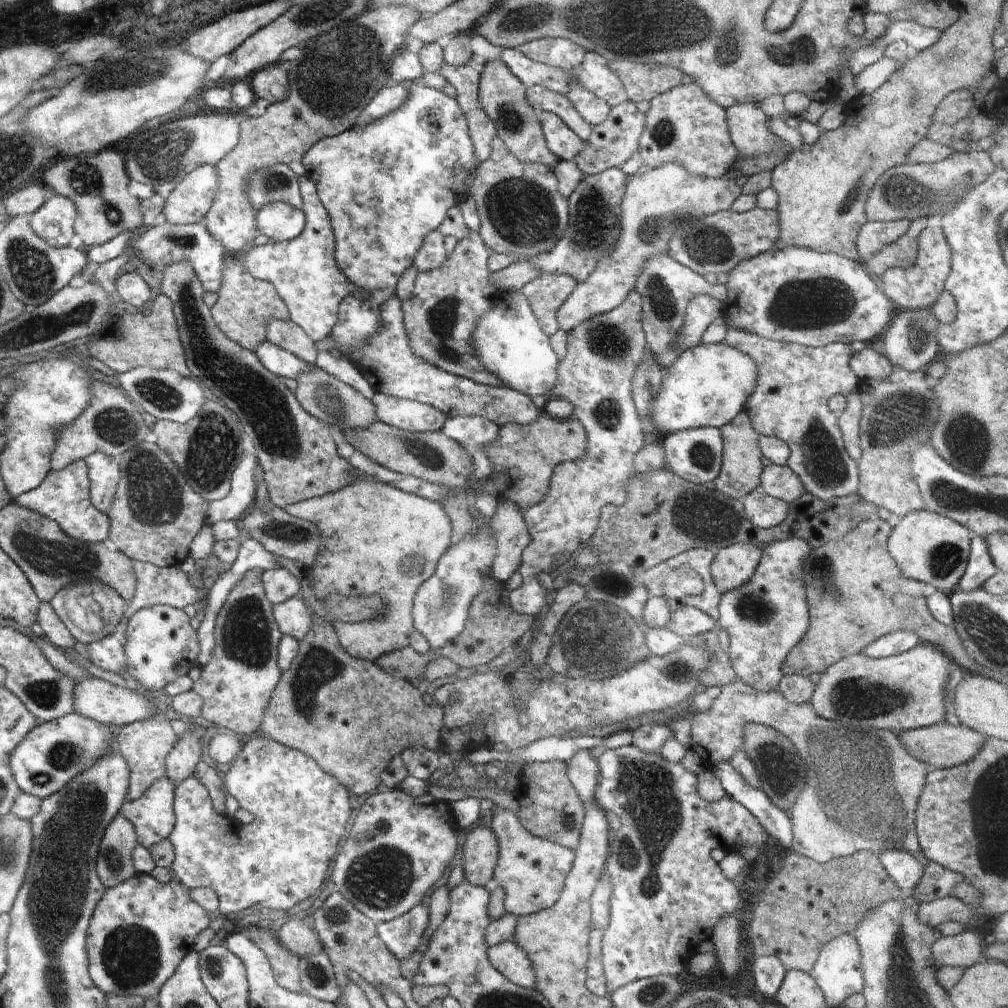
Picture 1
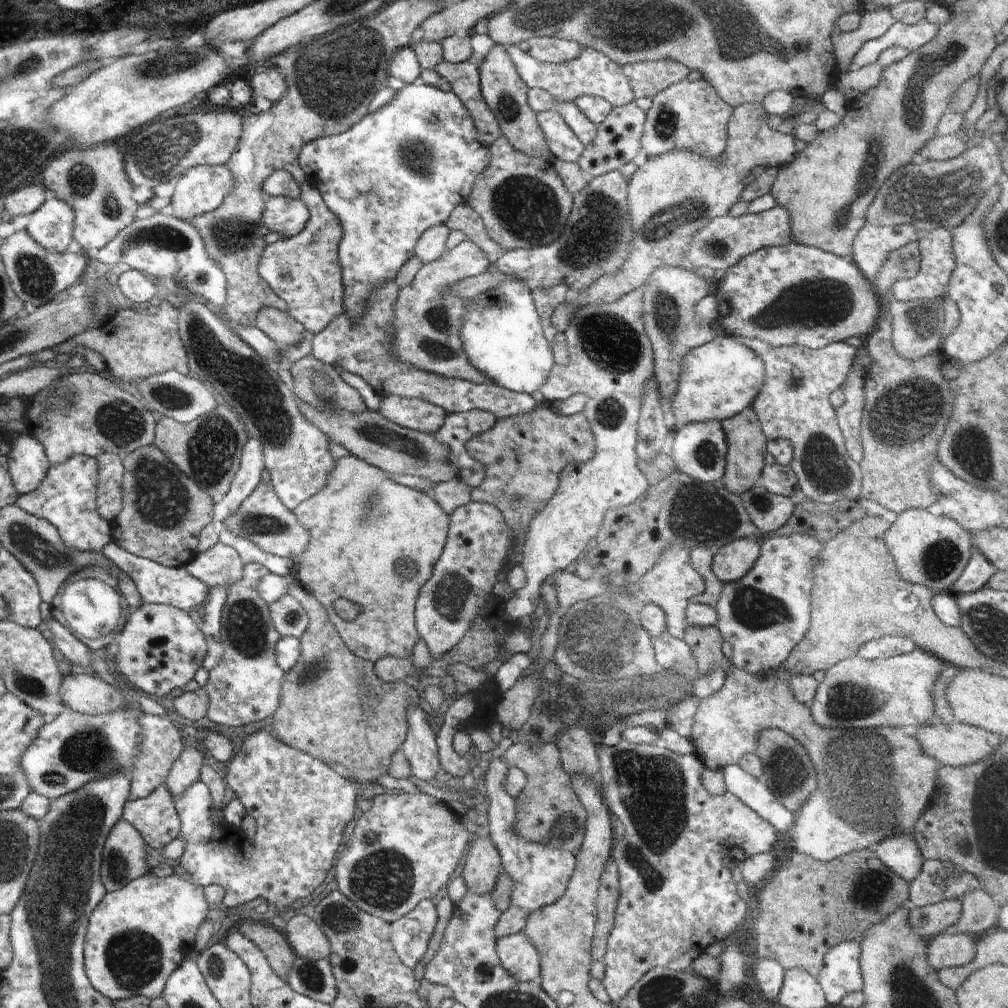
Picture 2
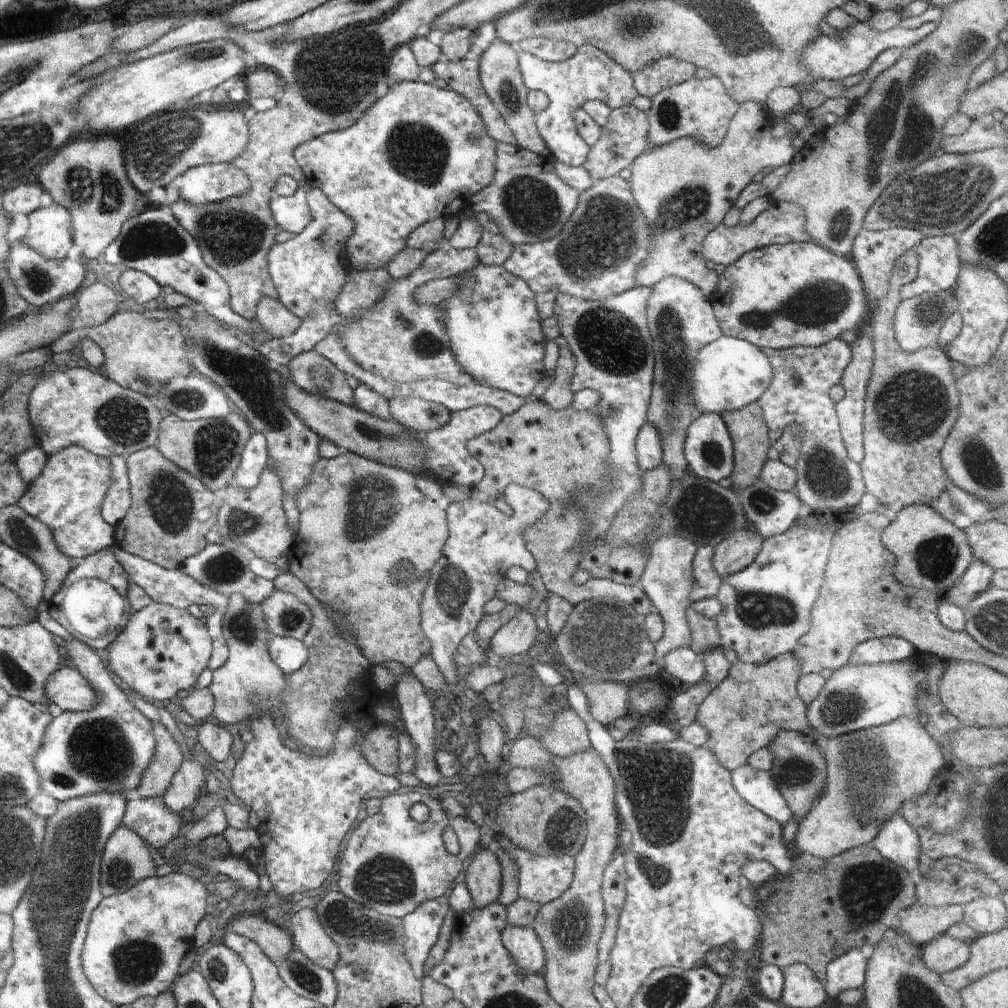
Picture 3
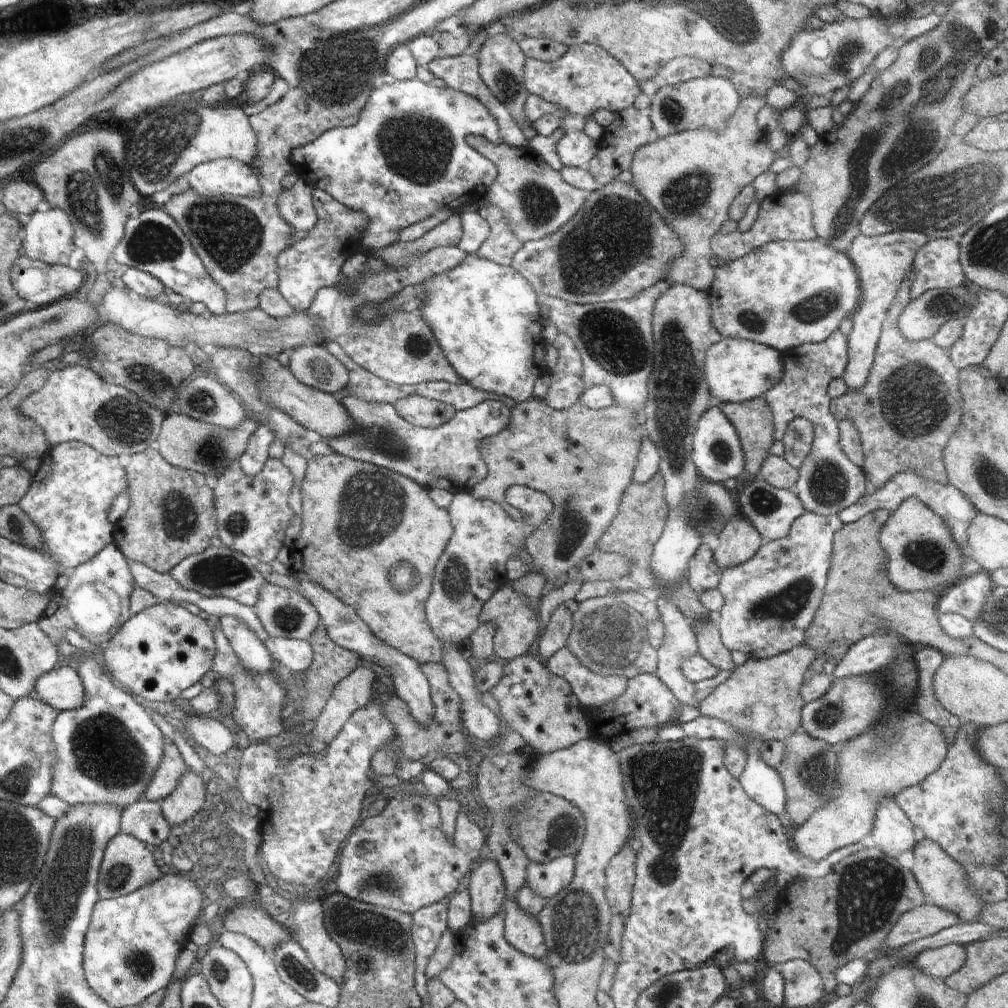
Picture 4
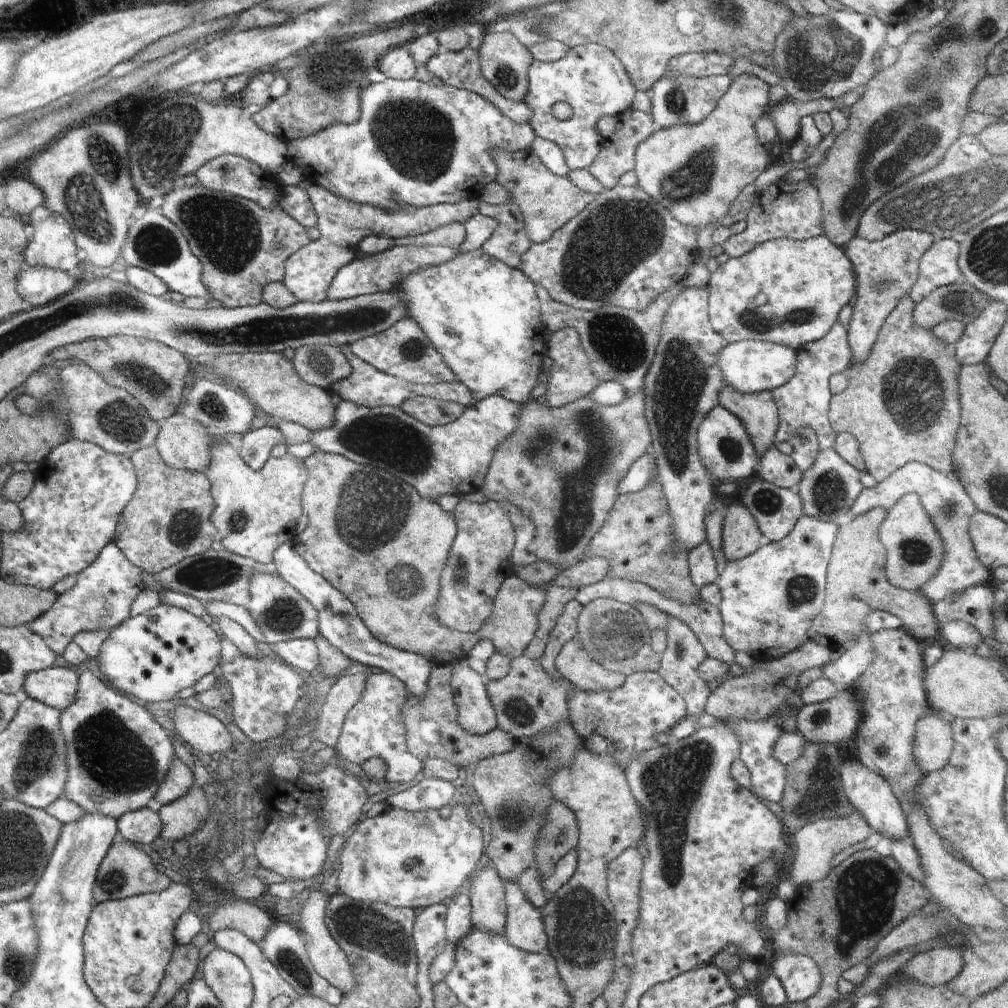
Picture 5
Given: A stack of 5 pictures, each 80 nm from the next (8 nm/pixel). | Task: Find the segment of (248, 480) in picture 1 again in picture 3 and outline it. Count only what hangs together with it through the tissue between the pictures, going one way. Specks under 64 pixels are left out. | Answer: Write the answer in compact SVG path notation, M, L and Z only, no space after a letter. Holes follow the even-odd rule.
M254 432L247 440L245 451L237 466L233 482L238 488L251 489L258 484L262 471L268 467L269 452L267 440L261 432Z

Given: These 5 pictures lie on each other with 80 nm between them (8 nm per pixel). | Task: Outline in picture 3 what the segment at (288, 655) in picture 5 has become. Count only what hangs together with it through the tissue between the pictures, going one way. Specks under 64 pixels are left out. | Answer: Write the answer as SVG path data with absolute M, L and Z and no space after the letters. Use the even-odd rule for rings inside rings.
M272 635L267 645L272 660L286 676L300 670L309 657L305 644L292 637Z

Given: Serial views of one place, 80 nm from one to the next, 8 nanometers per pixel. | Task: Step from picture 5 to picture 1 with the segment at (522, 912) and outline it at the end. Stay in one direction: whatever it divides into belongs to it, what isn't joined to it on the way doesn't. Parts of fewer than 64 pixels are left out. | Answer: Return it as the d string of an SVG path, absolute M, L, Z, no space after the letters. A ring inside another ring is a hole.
M512 938L487 948L489 962L511 983L536 989L536 977L527 952Z

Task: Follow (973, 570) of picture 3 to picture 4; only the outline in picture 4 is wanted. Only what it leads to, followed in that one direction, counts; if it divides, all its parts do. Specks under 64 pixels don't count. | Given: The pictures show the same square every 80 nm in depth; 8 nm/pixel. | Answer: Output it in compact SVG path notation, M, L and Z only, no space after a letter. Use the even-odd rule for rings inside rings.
M981 569L976 574L962 578L960 582L952 584L945 590L946 593L940 596L937 602L938 613L956 613L962 615L971 623L974 623L993 589L994 584L991 580L990 573Z

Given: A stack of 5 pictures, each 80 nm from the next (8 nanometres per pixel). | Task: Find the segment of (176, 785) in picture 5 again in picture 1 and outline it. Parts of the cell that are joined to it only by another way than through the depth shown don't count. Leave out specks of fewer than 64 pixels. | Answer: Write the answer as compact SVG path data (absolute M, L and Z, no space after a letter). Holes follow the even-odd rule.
M158 712L154 713L153 717L120 728L120 732L117 732L117 740L119 752L128 760L128 766L130 766L131 770L127 800L139 799L154 781L166 776L165 760L167 754L177 743L178 736L174 733L174 729L172 729L166 715Z

